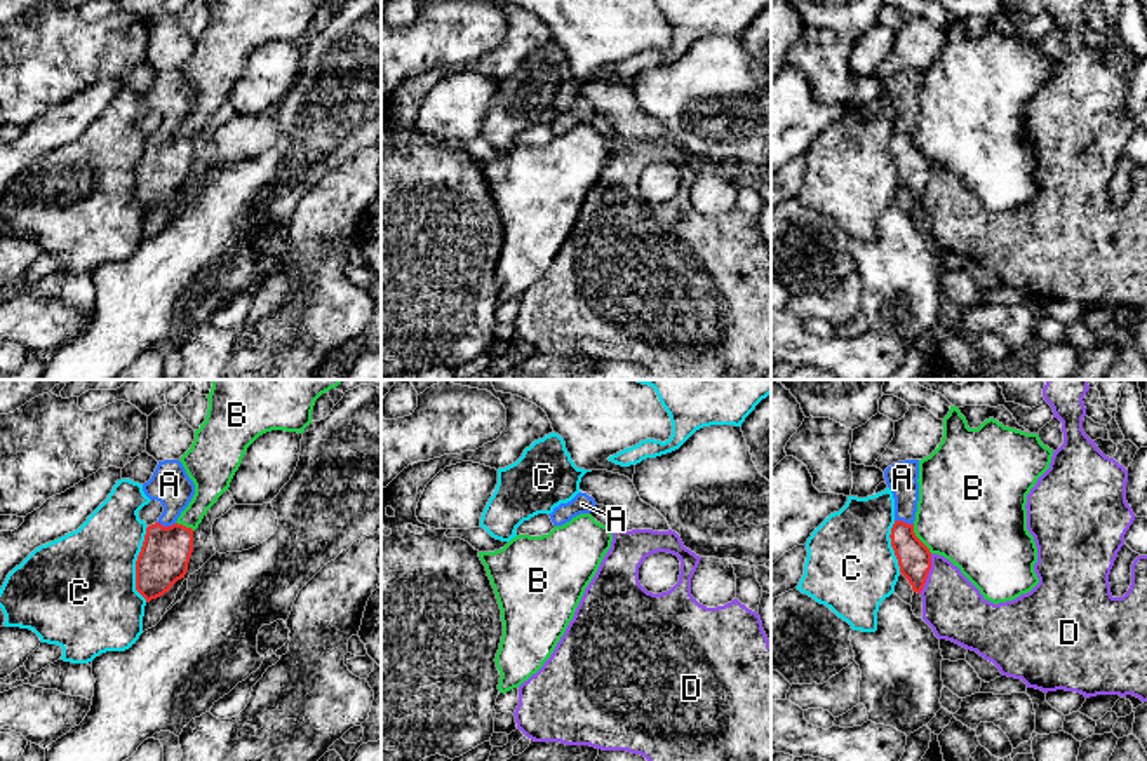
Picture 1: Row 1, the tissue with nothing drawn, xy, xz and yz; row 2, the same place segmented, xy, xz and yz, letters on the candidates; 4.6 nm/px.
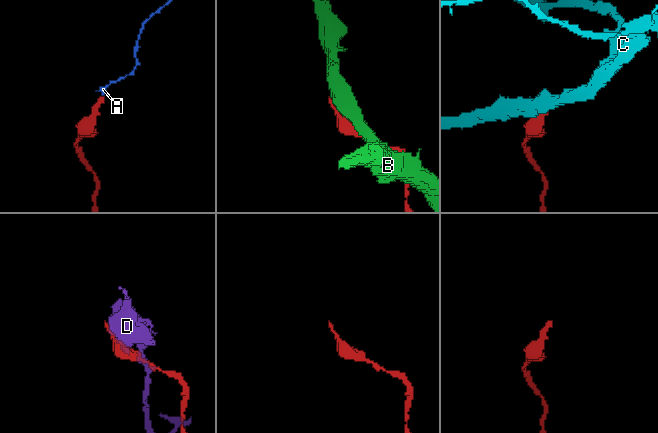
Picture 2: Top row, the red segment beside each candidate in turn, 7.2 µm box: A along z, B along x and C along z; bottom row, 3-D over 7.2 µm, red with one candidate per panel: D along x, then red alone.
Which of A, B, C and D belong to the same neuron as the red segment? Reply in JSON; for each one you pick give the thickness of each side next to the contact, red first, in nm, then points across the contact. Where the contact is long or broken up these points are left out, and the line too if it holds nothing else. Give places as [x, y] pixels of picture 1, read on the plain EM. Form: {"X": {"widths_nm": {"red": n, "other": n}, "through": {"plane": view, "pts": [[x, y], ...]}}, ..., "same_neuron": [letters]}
{"A": {"widths_nm": {"red": 220, "other": 190}, "through": {"plane": "xy", "pts": [[166, 162], [167, 136], [169, 94]]}}, "same_neuron": ["A"]}

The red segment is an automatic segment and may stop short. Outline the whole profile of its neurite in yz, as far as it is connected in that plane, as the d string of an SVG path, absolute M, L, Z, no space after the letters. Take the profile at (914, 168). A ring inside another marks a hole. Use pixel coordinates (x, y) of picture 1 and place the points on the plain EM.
M919 70L893 73L884 80L884 89L895 108L891 157L900 183L909 190L912 200L921 204L931 179L931 162L914 143L919 111Z

